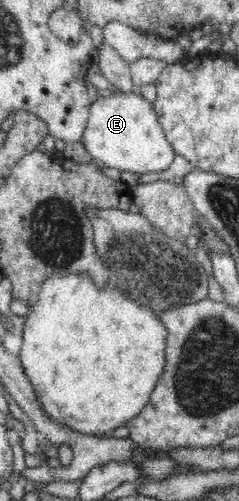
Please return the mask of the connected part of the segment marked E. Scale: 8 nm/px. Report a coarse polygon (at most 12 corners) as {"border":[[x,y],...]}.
{"border":[[137,89],[92,102],[87,152],[164,172],[176,151]]}

